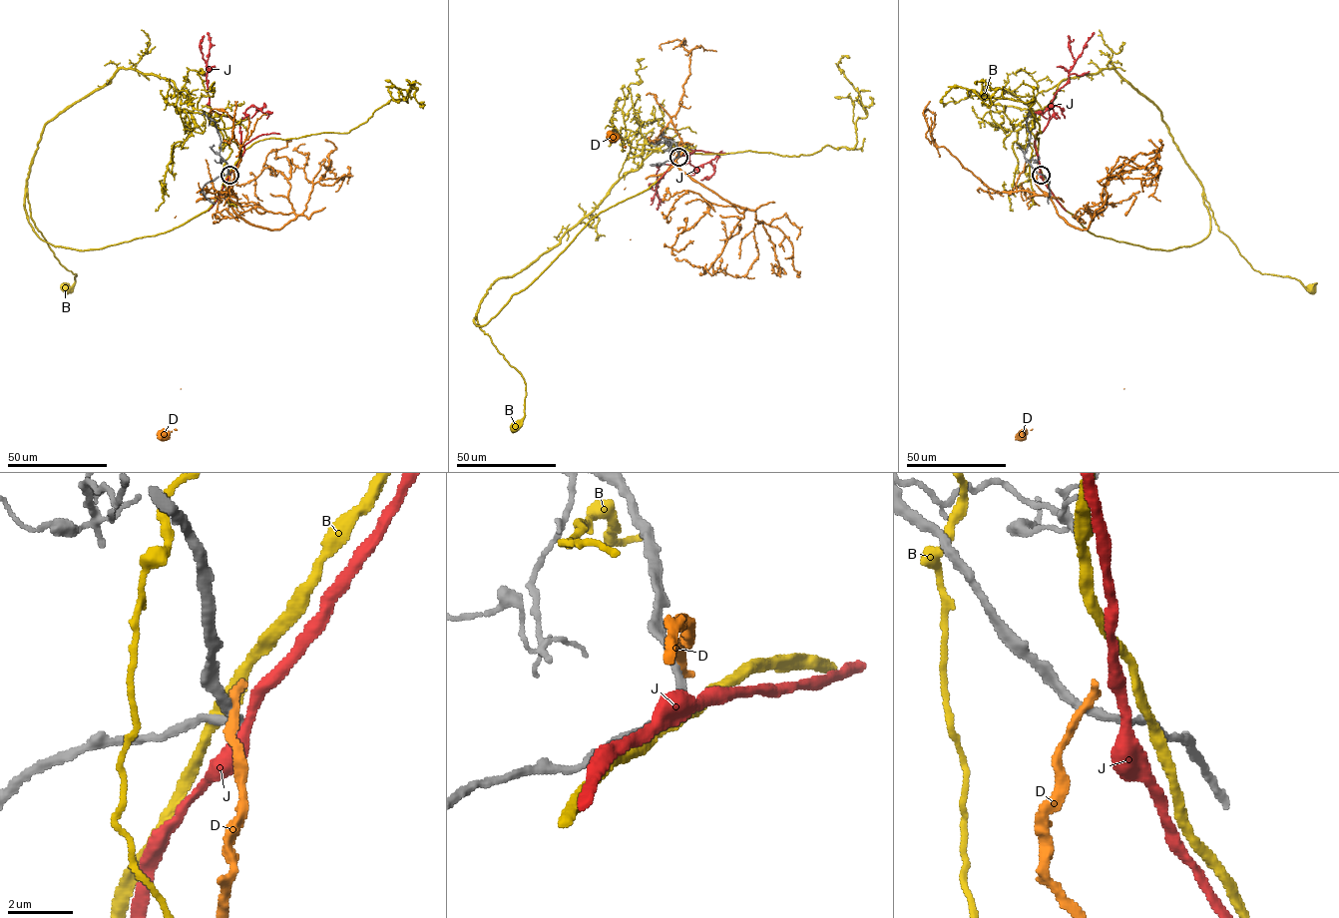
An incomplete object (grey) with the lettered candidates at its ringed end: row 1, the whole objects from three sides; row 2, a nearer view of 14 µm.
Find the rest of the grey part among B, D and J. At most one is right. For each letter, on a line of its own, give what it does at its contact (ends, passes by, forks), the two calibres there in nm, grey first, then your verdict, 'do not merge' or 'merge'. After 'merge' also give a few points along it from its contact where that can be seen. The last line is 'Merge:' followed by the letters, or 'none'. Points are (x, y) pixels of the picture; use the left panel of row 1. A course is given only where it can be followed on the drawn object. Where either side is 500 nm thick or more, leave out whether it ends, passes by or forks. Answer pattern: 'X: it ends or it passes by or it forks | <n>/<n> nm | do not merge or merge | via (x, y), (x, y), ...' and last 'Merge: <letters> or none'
B: it passes by | 220/340 nm | do not merge
D: it ends | 280/360 nm | do not merge
J: it passes by | 240/400 nm | do not merge
Merge: none

